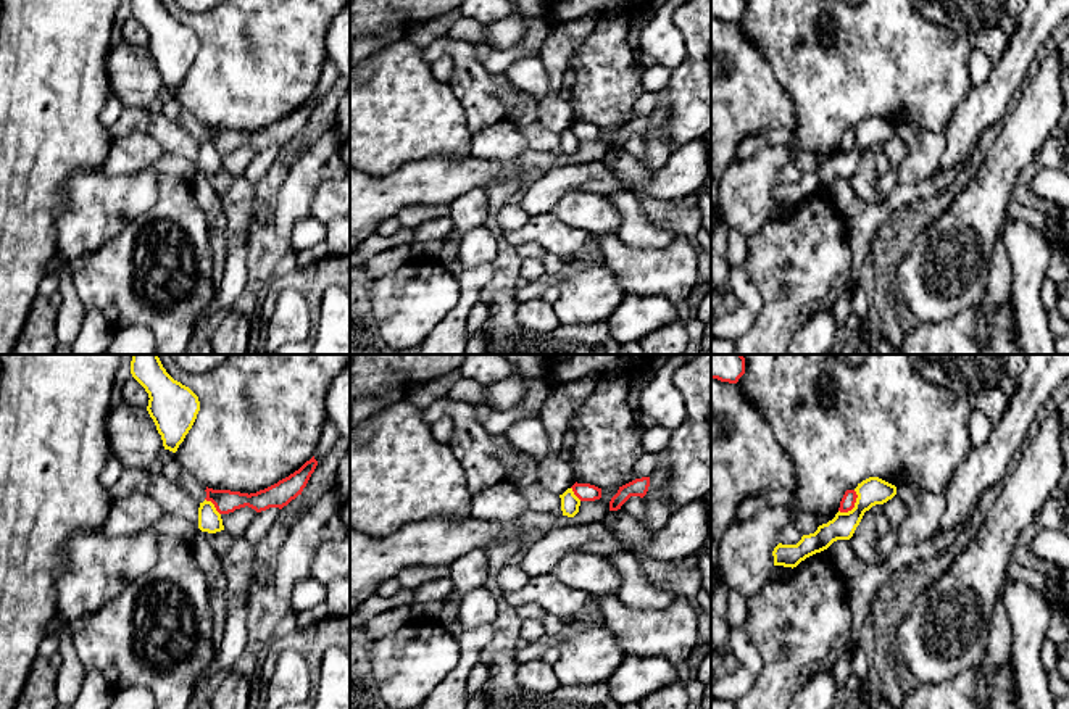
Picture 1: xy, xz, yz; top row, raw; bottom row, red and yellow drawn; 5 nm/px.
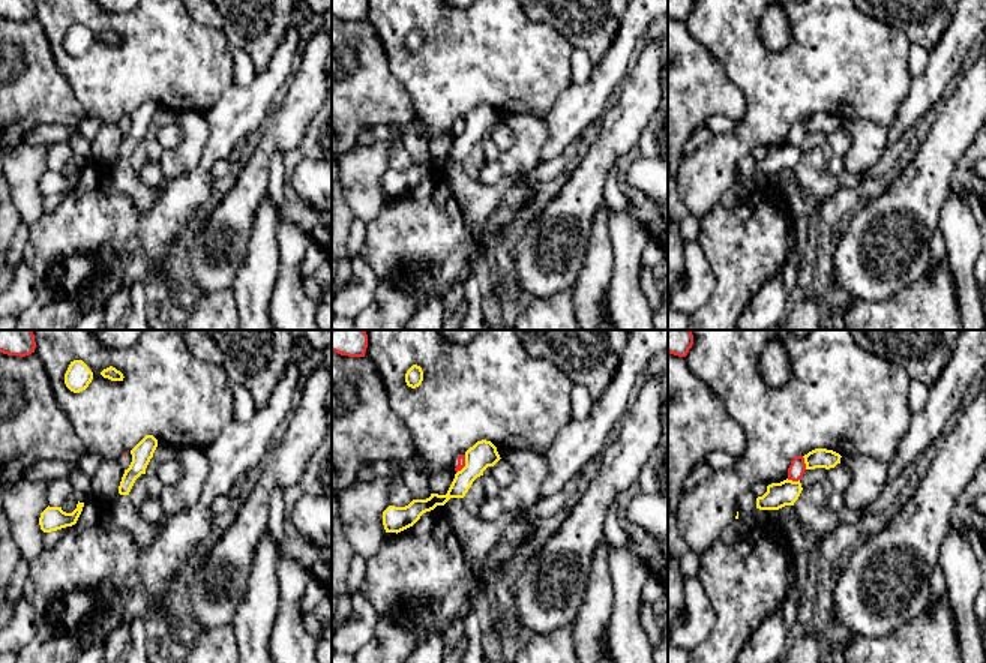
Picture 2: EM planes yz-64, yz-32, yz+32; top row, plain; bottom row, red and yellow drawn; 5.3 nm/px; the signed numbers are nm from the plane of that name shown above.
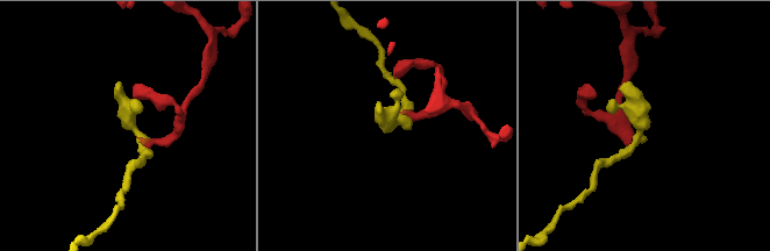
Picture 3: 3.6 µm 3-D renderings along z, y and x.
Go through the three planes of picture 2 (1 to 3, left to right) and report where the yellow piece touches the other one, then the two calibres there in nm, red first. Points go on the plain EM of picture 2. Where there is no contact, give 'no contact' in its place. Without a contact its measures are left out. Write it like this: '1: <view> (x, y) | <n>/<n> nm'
1: no contact
2: yz-32 (464, 128) | 50/150 nm
3: yz+32 (803, 126) | 90/110 nm

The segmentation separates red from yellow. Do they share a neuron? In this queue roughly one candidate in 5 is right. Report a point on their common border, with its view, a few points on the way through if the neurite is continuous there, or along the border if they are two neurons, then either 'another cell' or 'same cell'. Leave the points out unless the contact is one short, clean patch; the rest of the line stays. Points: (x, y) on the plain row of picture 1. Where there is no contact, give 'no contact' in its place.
meets red in yz at (853, 144); border along yz (855, 129), (855, 144), (840, 152); another cell

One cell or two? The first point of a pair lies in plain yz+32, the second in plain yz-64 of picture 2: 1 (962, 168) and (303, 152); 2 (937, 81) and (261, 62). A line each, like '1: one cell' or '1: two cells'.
1: one cell
2: two cells

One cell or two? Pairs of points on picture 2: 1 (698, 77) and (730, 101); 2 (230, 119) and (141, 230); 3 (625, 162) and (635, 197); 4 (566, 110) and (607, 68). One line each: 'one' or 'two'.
1: one
2: one
3: one
4: one

